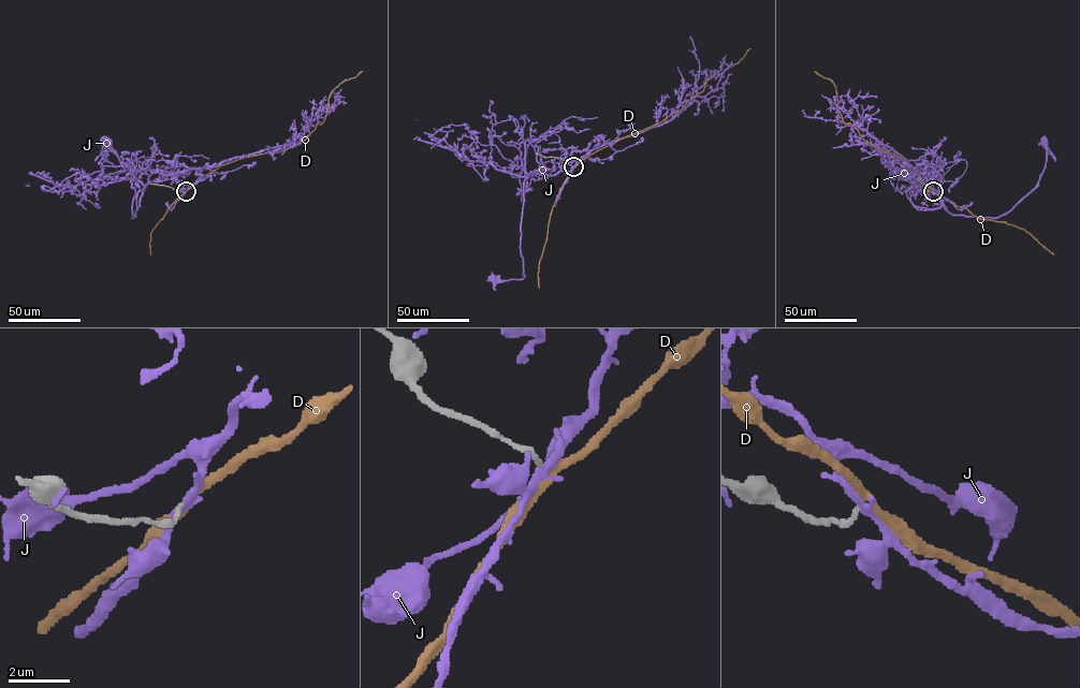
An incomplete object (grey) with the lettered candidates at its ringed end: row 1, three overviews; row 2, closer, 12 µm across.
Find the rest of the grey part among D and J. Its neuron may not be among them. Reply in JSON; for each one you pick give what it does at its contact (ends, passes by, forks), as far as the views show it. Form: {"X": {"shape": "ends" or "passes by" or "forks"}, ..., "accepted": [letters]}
{"D": {"shape": "passes by"}, "accepted": ["D"]}

